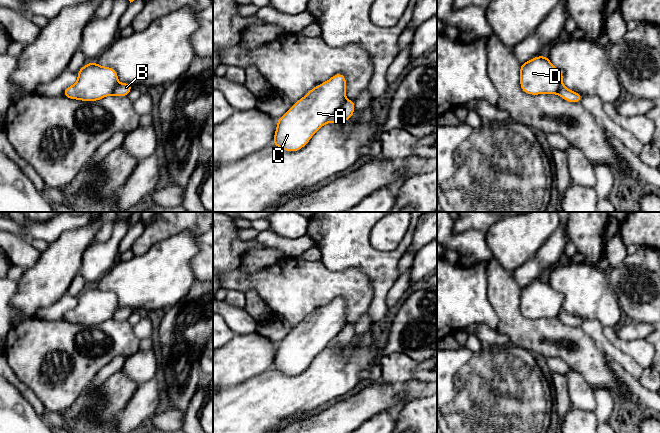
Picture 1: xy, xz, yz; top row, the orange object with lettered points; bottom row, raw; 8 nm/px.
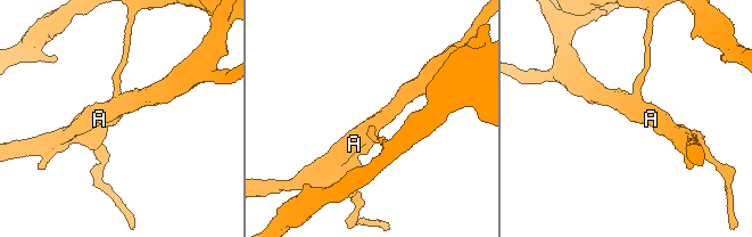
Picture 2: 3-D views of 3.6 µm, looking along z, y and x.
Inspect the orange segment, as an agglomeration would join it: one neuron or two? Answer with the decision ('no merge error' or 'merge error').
merge error

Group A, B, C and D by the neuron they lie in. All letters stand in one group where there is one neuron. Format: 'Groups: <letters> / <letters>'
Groups: A C D / B

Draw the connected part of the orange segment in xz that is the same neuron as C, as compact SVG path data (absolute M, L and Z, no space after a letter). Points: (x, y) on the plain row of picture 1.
M338 297L312 312L277 344L273 369L289 376L302 373L346 325L346 301Z

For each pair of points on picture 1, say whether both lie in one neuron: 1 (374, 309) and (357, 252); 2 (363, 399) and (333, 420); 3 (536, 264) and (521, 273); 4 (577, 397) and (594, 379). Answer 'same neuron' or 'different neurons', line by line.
1: same neuron
2: same neuron
3: same neuron
4: different neurons

